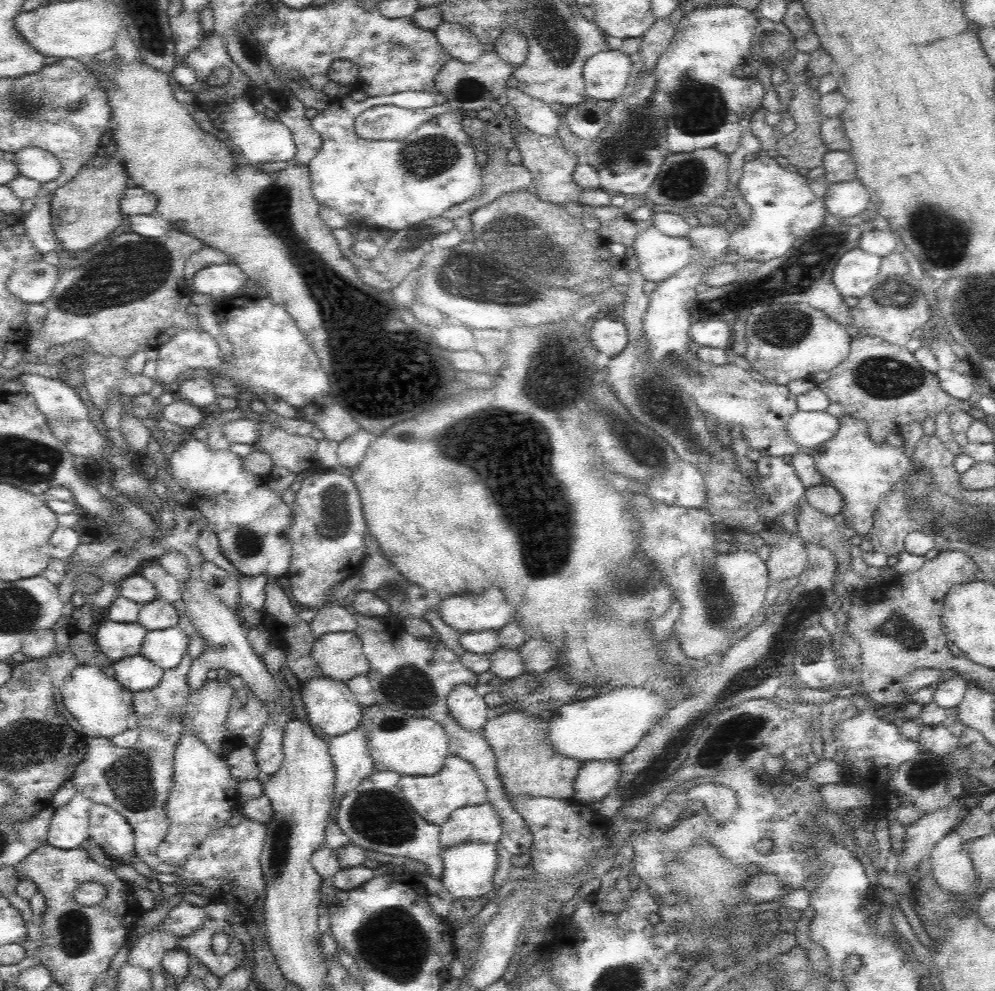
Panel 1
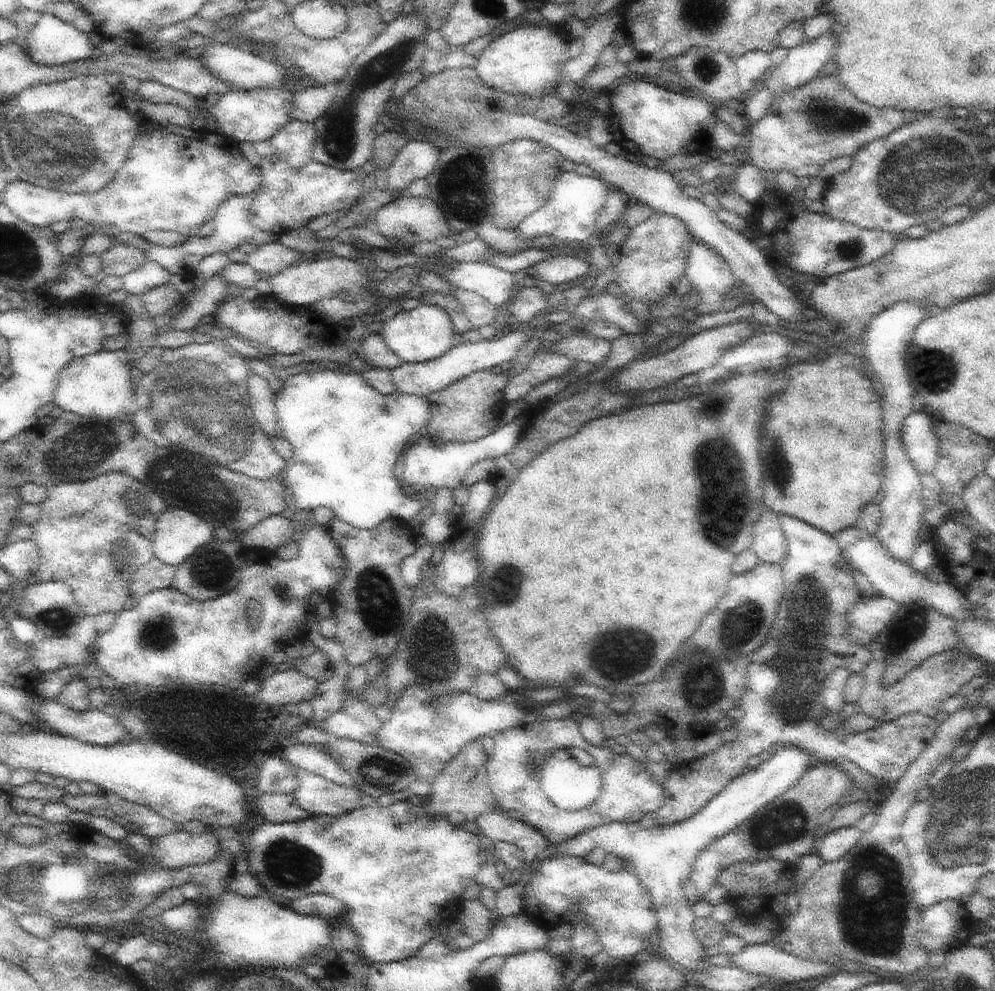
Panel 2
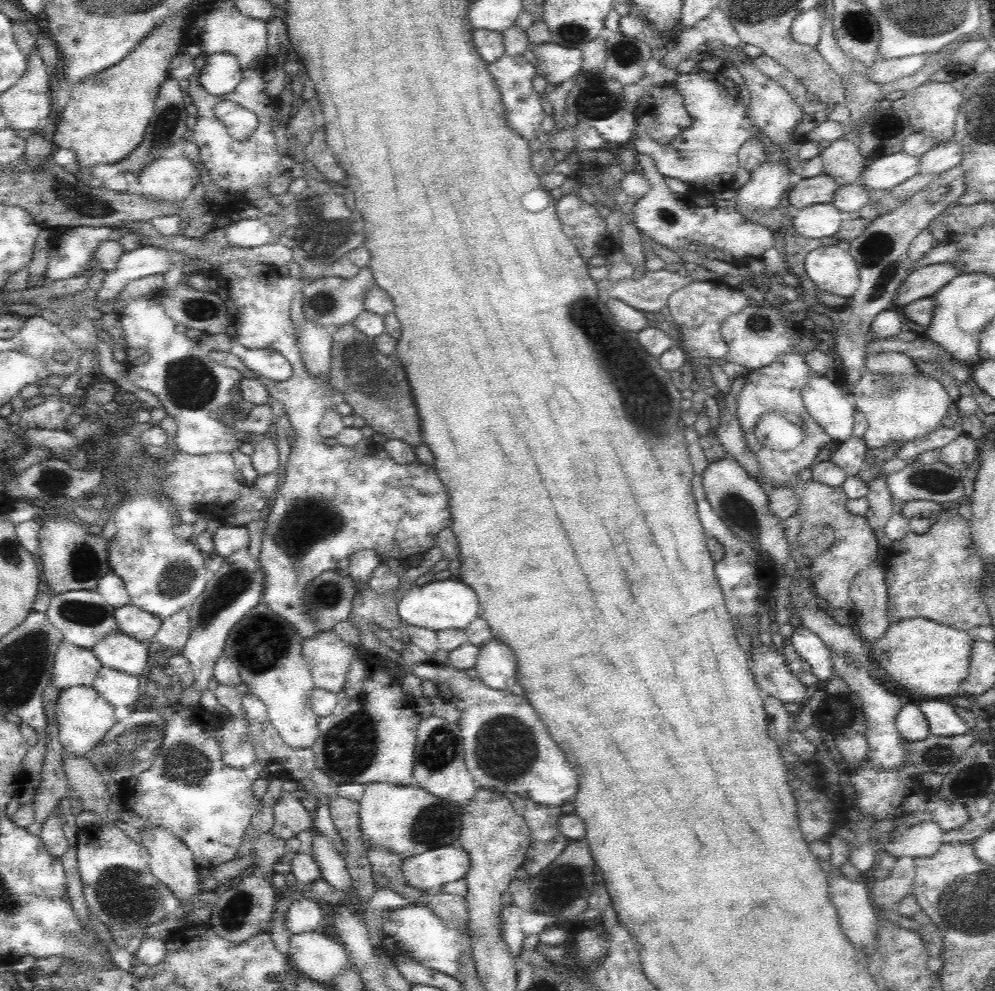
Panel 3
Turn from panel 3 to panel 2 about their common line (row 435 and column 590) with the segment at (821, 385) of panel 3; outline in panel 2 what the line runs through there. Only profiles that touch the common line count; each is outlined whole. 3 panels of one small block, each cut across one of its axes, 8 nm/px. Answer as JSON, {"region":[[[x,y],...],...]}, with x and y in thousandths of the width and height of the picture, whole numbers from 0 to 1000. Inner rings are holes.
{"region":[[[784,753],[776,759],[776,764],[768,768],[762,775],[750,776],[742,785],[714,807],[714,811],[702,819],[699,823],[677,829],[673,834],[657,834],[651,827],[641,829],[615,829],[605,831],[599,836],[591,836],[571,848],[566,848],[556,864],[583,864],[599,856],[605,856],[610,862],[617,862],[626,870],[633,870],[637,874],[645,896],[653,902],[657,909],[659,920],[659,940],[657,948],[661,953],[661,960],[665,959],[675,965],[681,973],[689,976],[693,981],[706,981],[716,977],[716,966],[711,963],[708,955],[696,940],[696,930],[699,924],[693,908],[687,902],[687,892],[693,887],[698,868],[722,845],[730,840],[742,836],[748,827],[756,825],[771,811],[794,797],[810,781],[819,770],[810,757],[802,753]]]}

